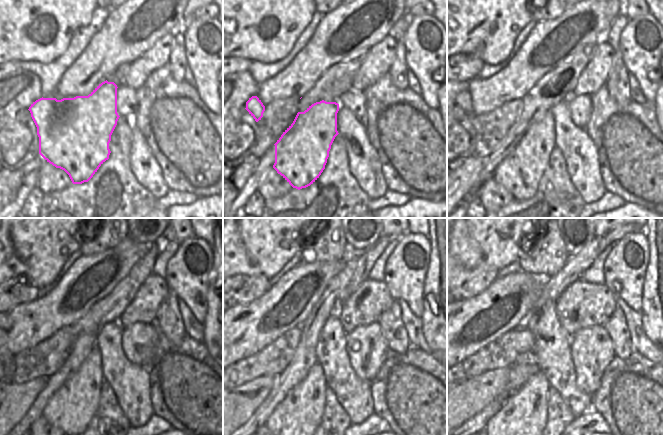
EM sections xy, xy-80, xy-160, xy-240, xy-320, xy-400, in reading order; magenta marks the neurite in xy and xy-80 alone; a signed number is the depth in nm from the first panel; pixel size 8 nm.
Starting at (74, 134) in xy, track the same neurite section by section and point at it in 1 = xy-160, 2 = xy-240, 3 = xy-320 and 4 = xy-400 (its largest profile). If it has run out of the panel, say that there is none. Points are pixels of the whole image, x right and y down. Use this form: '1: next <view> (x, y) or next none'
1: next xy-160 (521, 172)
2: next xy-240 (71, 409)
3: next xy-320 (295, 420)
4: next xy-400 (521, 420)

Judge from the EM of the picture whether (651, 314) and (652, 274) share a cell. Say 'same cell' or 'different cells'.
same cell

